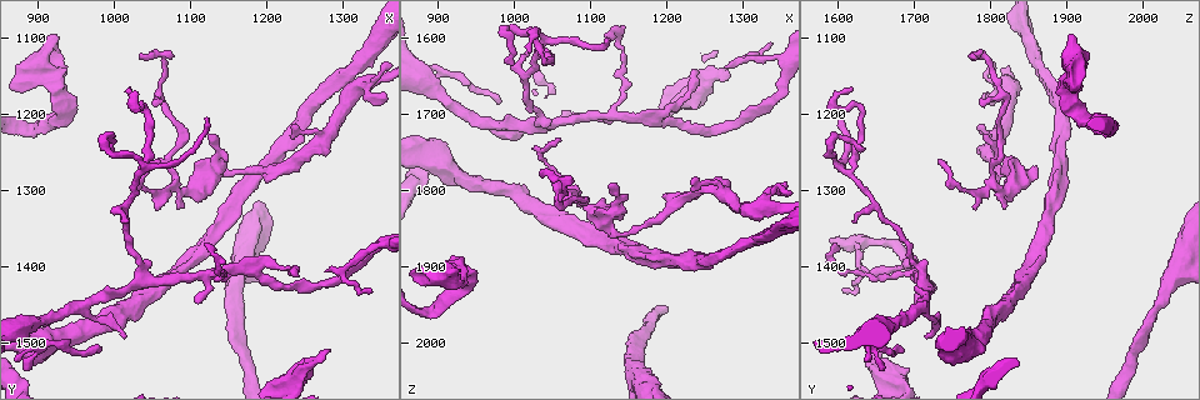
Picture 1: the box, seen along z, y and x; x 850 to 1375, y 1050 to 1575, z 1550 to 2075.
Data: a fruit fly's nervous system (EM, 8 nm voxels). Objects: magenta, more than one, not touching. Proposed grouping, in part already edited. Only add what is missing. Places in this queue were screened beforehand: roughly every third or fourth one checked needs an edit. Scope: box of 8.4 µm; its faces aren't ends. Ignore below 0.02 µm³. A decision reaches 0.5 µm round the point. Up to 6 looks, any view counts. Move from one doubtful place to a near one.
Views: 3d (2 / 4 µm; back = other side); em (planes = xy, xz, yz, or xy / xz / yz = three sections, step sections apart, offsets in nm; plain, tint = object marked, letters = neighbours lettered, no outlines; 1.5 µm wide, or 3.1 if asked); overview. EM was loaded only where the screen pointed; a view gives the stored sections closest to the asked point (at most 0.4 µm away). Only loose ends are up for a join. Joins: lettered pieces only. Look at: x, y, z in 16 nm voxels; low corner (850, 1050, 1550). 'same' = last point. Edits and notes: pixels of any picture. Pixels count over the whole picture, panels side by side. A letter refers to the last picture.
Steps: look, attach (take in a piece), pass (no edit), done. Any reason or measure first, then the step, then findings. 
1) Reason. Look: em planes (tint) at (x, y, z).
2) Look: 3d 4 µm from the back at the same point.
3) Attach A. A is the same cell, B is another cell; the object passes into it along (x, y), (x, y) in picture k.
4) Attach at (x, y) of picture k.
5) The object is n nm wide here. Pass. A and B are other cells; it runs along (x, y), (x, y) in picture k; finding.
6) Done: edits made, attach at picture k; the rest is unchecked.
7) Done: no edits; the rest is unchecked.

Thin end. Look: 3d 2 µm at (1035, 1130, 1780).

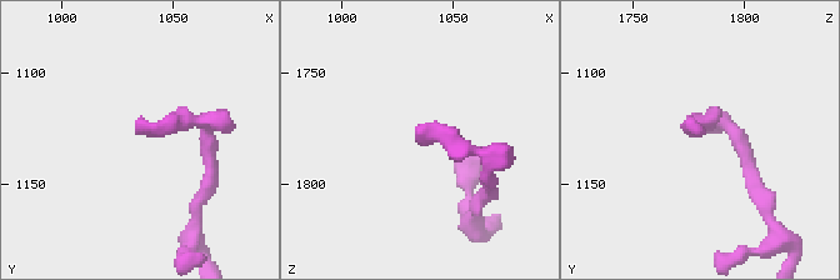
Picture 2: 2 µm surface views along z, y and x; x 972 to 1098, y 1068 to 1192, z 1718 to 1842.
Look: em xz step 4 (letters) at (1034, 1127, 1780).

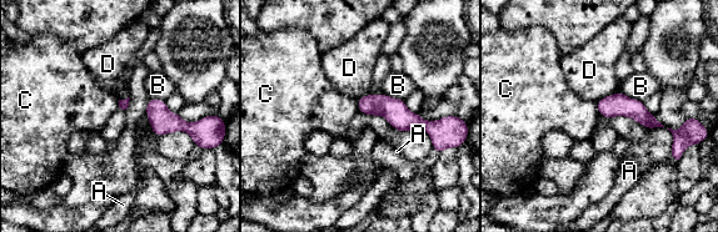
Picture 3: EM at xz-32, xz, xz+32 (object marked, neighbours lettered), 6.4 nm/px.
Look: em yz step 8 (letters) at the same point.

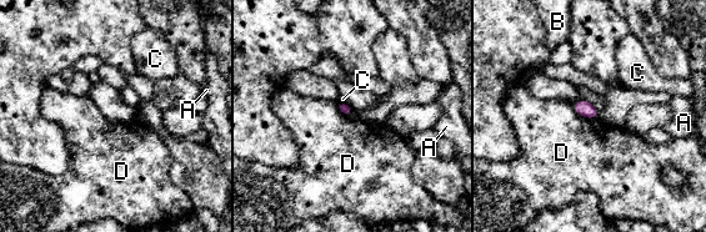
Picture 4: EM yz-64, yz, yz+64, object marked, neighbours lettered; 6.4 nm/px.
The object is 70 nm wide here. Pass. A, B, C and D are other cells; a border runs along (572, 104), (579, 115), (599, 117) in picture 4; no lettered piece goes on from it.

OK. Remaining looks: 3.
Thin end. Look: em xy step 8 (letters) at (1115, 1445, 1700).

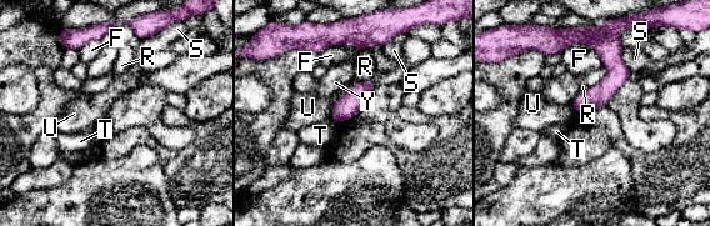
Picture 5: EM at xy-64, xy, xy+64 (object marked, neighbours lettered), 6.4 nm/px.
Look: em planes (letters) at the same point.

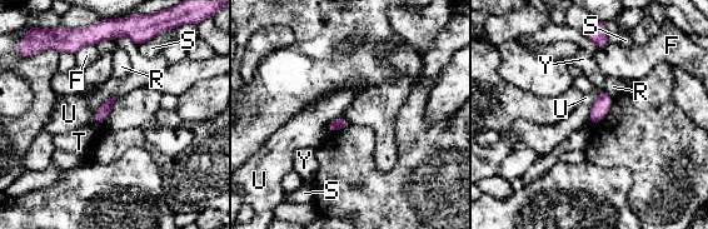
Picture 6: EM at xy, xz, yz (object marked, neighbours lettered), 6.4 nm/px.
Pass. F, R, S, T, U and Y are other cells; none of them fits.

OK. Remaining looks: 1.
Thin end. Look: em planes (letters) at (980, 1510, 1685).

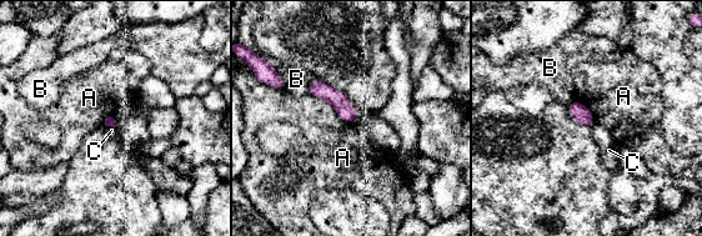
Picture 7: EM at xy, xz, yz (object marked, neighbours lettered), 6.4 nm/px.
Pass. A, B and C are other cells; a border runs along (307, 93), (354, 122) in picture 7; no lettered piece goes on from it.

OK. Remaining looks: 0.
Done: no edits; the rest is unchecked.

